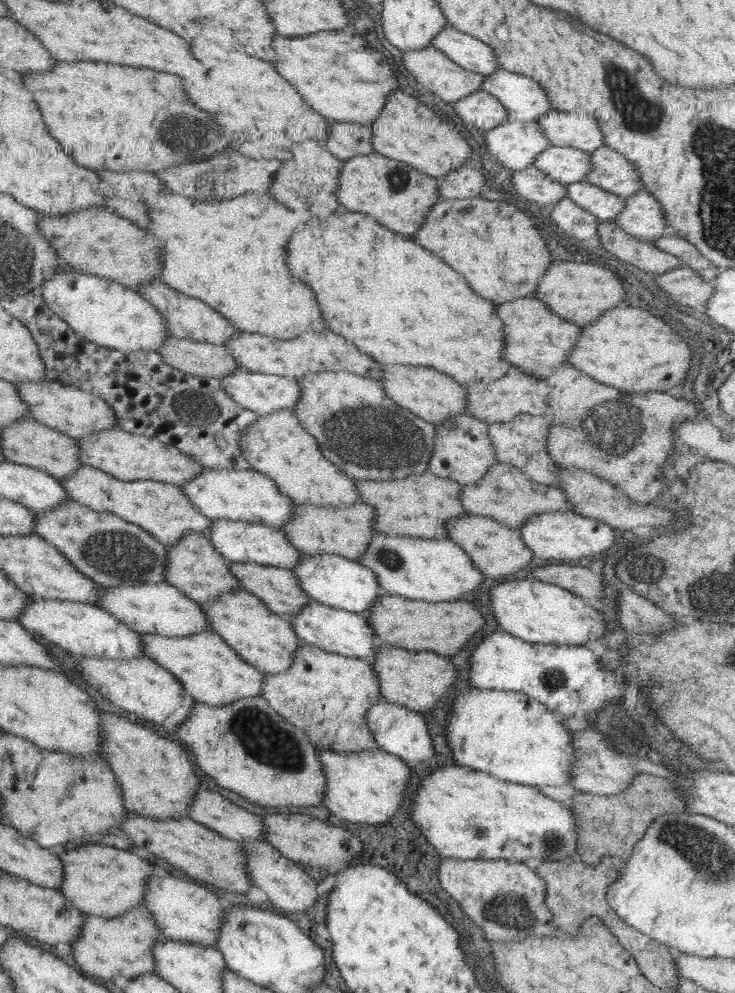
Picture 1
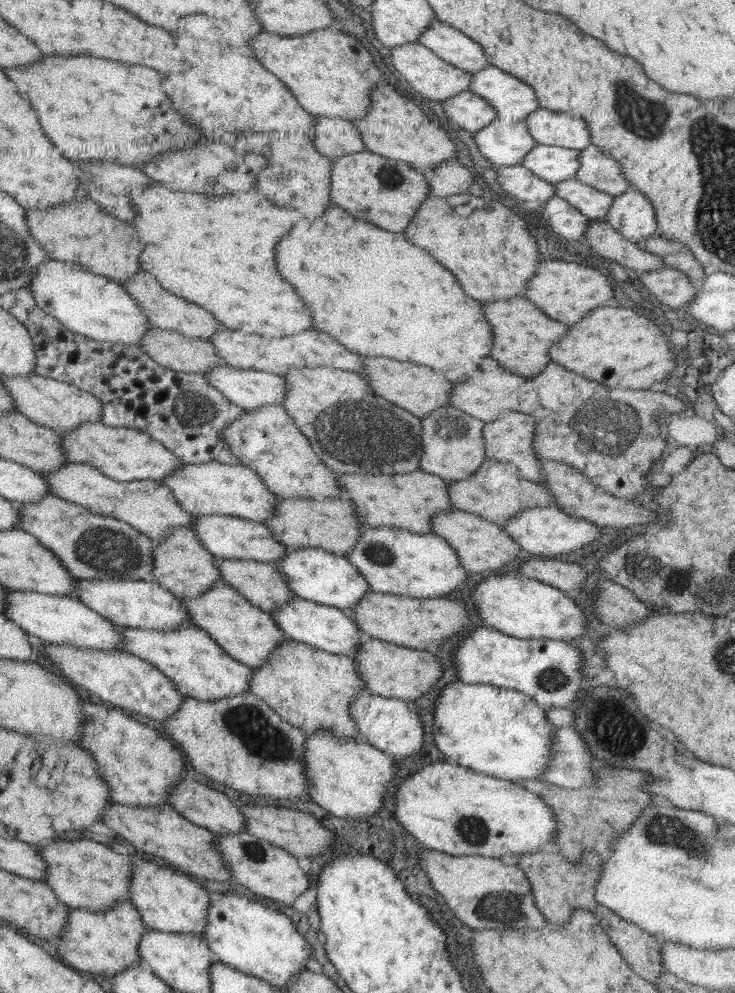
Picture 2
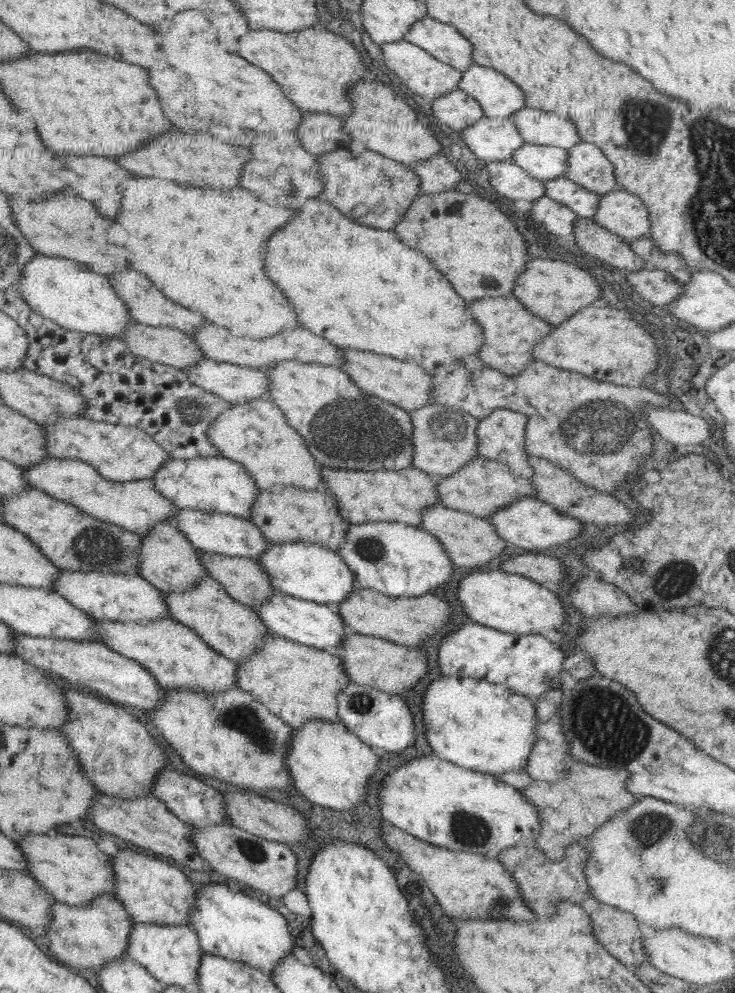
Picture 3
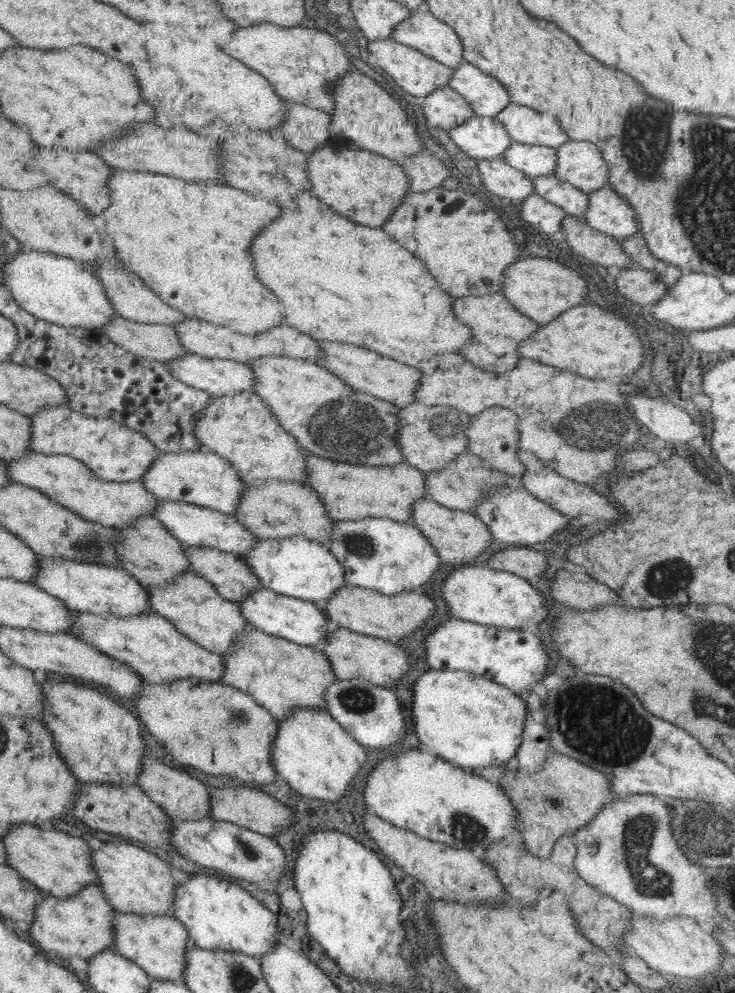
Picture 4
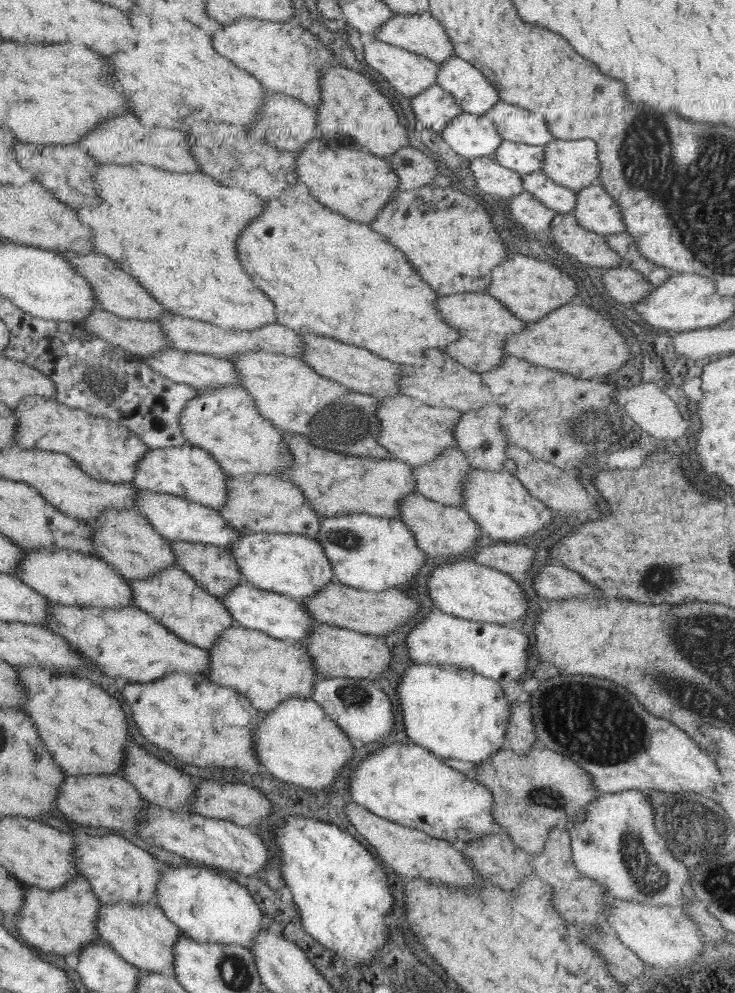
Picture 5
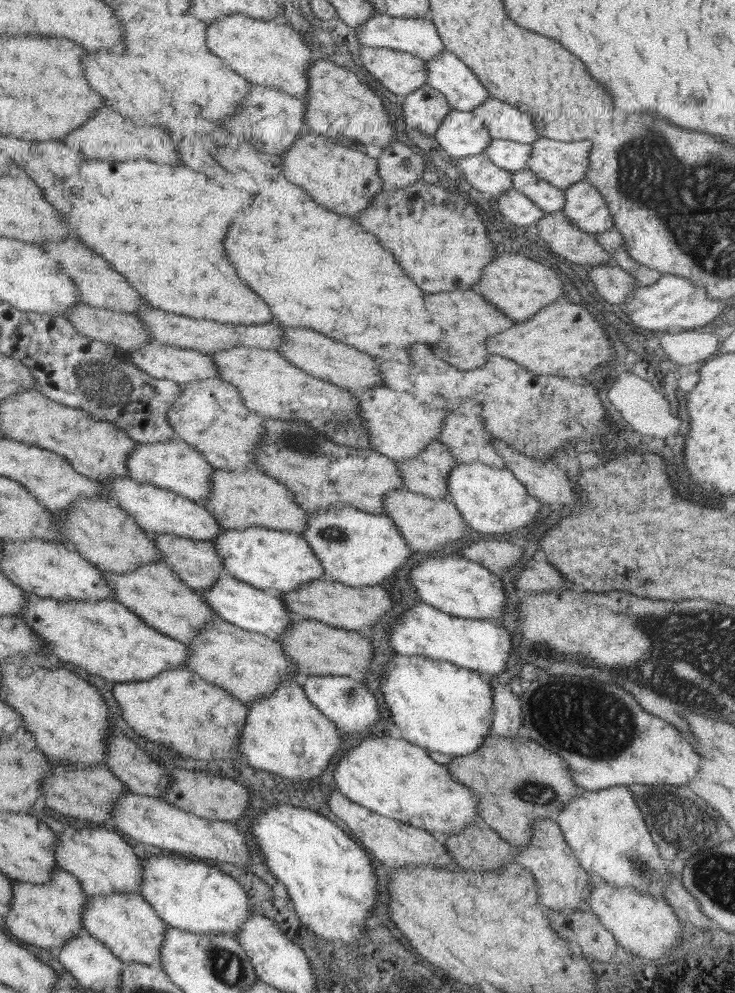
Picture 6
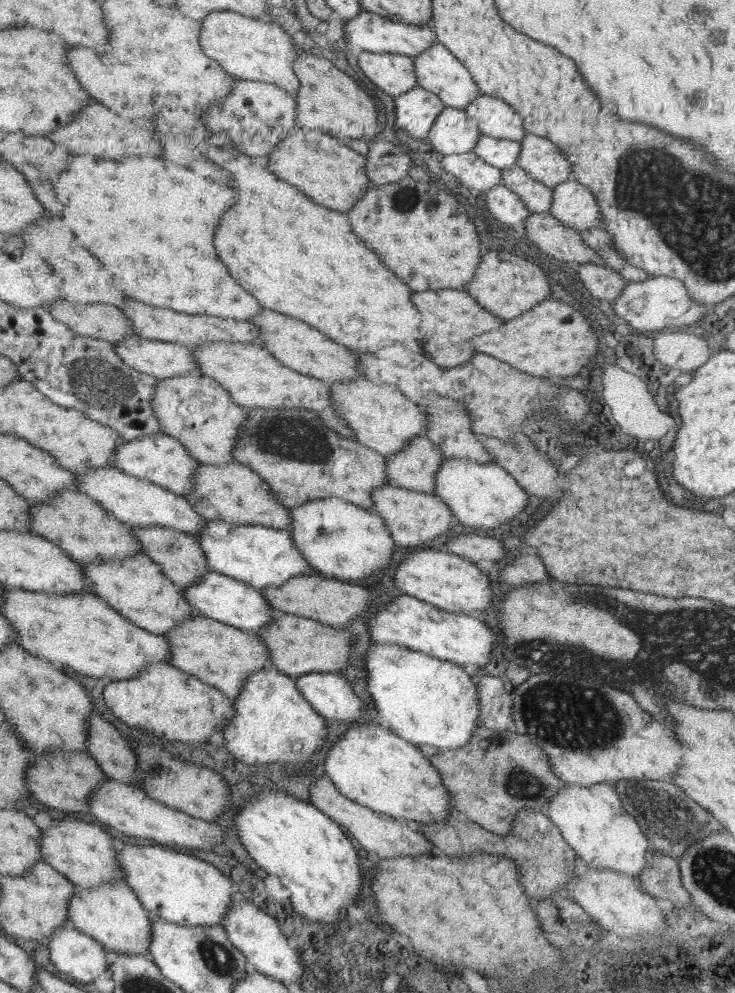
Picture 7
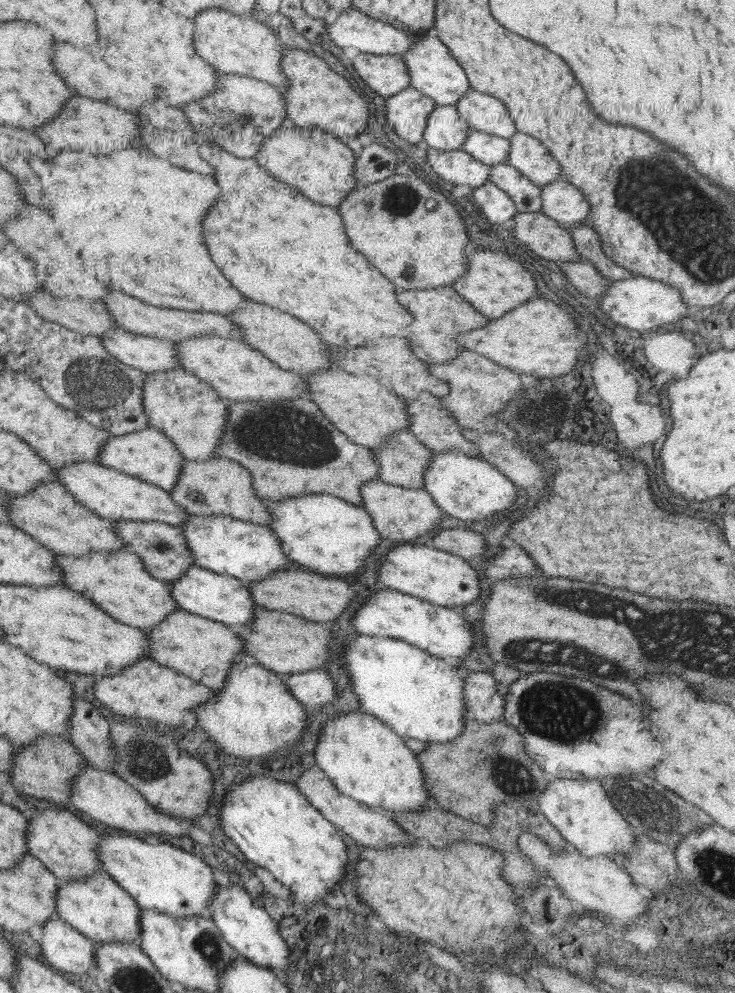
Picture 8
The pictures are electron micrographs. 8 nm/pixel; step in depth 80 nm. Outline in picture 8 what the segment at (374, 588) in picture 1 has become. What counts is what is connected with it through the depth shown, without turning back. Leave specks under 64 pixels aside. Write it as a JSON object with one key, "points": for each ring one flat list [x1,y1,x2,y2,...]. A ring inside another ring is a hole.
{"points":[[188,513,186,522,178,528,186,538,195,567,227,574,245,583,264,580,276,570,295,568,295,562,284,553,276,534,265,525,219,514,199,516]]}

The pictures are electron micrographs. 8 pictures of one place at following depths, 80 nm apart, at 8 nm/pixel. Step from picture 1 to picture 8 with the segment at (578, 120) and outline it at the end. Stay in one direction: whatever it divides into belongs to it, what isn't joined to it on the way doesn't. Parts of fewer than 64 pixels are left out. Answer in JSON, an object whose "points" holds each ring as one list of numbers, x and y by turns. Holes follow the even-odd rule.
{"points":[[470,89,455,108,471,129,507,140,515,135,513,117,498,98]]}

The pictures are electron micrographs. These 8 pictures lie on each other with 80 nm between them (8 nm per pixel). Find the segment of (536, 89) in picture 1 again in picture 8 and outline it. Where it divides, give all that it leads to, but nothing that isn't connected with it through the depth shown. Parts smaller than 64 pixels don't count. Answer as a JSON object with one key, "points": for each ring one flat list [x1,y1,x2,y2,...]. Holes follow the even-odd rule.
{"points":[[432,34,423,36,401,56,410,76,409,87,428,96,436,105,455,106,456,102,471,89,465,71,451,56,448,48]]}

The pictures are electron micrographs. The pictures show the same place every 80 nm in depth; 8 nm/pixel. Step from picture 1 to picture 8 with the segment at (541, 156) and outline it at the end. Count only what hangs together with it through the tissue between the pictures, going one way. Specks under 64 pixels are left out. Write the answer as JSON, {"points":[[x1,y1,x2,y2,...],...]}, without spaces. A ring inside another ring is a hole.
{"points":[[469,128,467,139,465,139,463,147,459,147,459,150,469,154,483,165,493,167,507,161,509,141]]}

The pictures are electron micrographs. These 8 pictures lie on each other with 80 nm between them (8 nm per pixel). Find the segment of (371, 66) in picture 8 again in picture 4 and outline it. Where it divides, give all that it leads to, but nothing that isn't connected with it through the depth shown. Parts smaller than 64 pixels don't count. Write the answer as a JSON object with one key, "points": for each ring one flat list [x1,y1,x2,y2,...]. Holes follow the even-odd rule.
{"points":[[391,39,368,41,369,56,375,56,375,66,379,72,385,72,389,78,397,82,399,88,411,96,420,97,431,94,436,88,448,86,448,78,452,77,453,69,429,58,417,49,399,44]]}

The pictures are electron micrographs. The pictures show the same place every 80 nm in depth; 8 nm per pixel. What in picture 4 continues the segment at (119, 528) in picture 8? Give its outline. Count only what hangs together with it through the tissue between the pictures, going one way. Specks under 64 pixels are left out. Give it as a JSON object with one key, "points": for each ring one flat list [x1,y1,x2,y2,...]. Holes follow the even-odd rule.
{"points":[[185,545,184,551,190,562,189,572,206,578,224,599,237,603,260,584,242,556,199,546]]}

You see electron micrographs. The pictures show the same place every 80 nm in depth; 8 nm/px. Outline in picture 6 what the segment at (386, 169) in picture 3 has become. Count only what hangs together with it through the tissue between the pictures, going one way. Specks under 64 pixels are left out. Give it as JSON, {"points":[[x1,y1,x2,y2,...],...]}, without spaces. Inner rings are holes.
{"points":[[309,130,280,156,280,170,286,180,302,187,313,202,335,214,357,217,383,187,375,159]]}

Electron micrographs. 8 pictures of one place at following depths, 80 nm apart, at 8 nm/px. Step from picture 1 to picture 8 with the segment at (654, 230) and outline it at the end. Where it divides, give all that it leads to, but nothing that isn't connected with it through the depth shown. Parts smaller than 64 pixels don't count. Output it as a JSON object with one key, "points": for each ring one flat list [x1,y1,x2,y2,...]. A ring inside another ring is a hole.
{"points":[[556,178,541,186,539,198,542,203,540,211,565,229,569,230,587,222,589,203,579,189,563,178]]}

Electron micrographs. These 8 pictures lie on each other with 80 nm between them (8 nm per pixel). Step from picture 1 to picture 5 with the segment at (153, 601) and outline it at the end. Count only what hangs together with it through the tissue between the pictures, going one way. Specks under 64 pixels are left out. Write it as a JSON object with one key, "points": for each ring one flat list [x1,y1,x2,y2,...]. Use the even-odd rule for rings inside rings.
{"points":[[44,548,25,550,24,558,18,565,18,572,13,576,38,591,51,603,63,606,96,606,105,609,132,606,132,592,127,580,101,559,80,552,66,549,51,551]]}

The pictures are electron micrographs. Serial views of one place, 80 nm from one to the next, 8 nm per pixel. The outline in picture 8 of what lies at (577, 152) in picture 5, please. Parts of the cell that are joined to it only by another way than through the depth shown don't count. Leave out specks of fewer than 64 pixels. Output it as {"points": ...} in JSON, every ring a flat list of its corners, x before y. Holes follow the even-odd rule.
{"points":[[515,132,509,141,505,164,517,169,535,186,545,186,561,178,559,164,551,158,547,148,527,134]]}

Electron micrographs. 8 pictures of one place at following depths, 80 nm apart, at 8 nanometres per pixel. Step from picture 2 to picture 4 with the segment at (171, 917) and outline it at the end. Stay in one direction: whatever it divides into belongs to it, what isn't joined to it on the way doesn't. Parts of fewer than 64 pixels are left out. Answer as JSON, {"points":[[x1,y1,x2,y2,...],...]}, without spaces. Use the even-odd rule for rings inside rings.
{"points":[[124,841,105,842,92,849,92,867,98,874,97,886,115,911,129,914,163,914,171,916,173,891,178,886,171,876,172,866,156,855]]}

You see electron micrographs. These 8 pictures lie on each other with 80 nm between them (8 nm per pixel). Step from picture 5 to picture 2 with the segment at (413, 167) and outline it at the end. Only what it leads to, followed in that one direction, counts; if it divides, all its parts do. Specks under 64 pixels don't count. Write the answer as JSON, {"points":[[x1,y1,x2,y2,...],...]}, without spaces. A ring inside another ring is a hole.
{"points":[[455,160,445,161,424,175,427,178,429,194,439,198,468,193,469,186,479,181,477,174,471,174]]}

